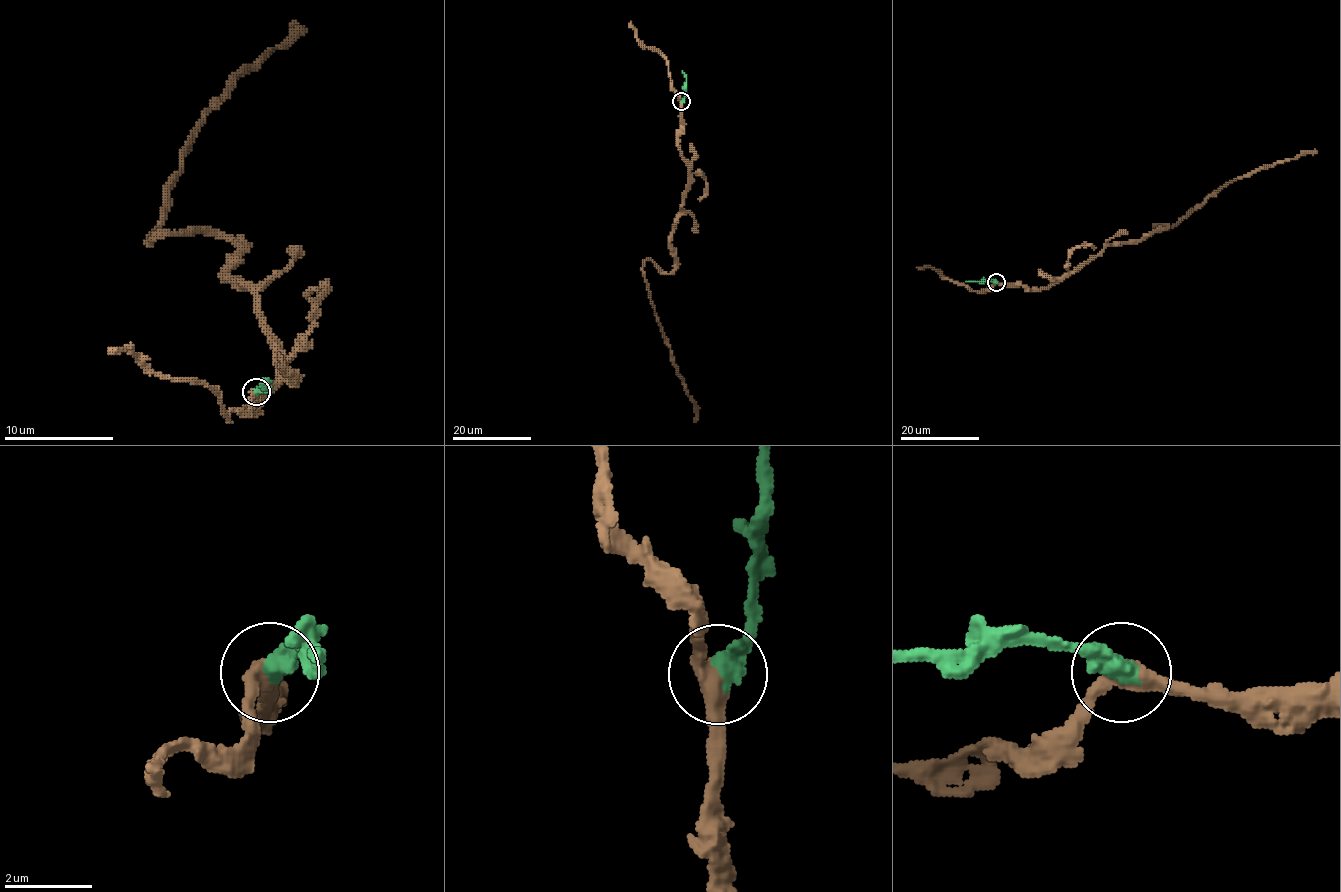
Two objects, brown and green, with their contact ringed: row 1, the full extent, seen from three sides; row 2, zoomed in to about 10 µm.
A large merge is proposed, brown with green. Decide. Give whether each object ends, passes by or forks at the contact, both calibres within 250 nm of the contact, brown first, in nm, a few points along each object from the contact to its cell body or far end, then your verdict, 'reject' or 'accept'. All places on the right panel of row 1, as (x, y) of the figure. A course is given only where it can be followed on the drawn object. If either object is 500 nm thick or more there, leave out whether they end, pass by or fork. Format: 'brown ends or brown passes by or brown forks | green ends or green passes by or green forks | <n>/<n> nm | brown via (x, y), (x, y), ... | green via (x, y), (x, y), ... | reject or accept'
400/500 nm | brown via (996, 283), (1045, 289), (1107, 246), (1143, 240), (1168, 226), (1154, 225), (1168, 229), (1230, 182), (1316, 151) | green via (996, 283), (966, 281) | accept

